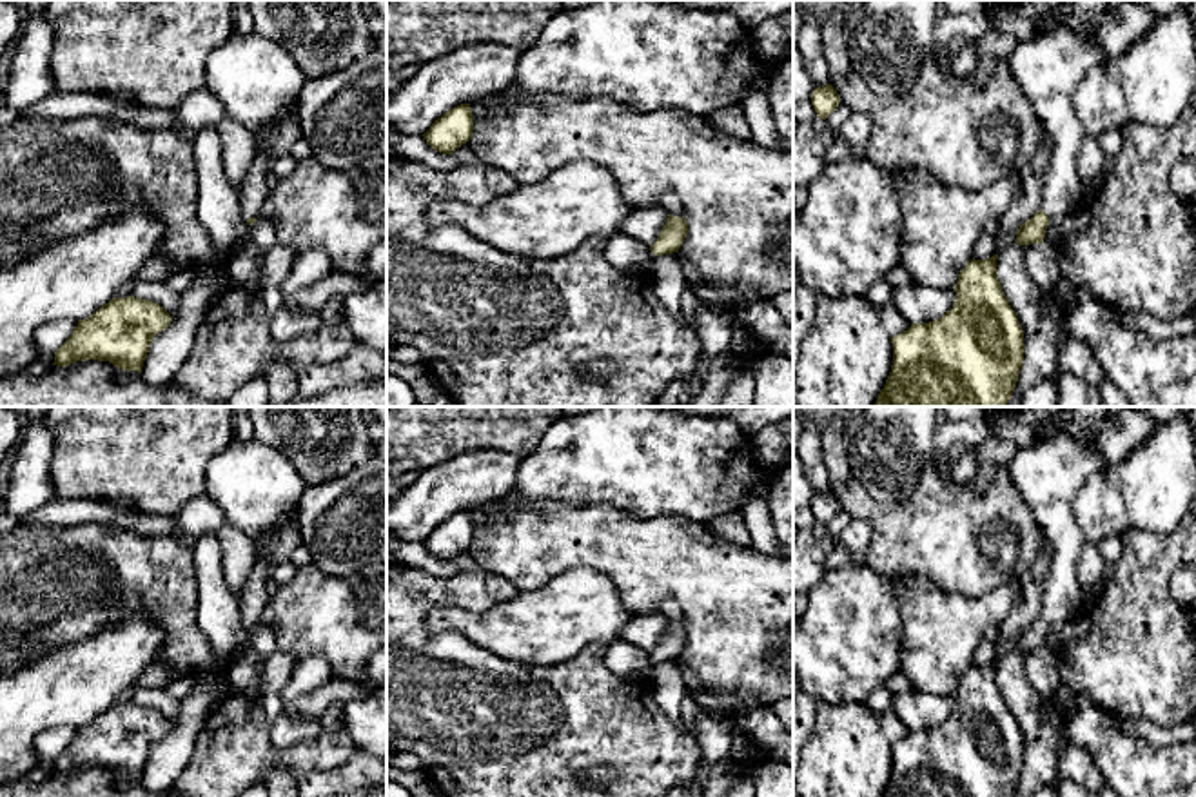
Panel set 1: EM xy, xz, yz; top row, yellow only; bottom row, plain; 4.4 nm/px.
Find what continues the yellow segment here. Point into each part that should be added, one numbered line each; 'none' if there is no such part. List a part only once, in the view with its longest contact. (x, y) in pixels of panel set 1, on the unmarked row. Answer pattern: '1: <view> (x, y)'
1: xy (256, 487)

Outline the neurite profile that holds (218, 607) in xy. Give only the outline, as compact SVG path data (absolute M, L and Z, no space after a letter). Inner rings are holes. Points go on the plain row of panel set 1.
M216 534L194 537L192 565L198 581L198 625L212 652L230 661L245 652L249 635L241 621L240 599L223 576L223 552Z

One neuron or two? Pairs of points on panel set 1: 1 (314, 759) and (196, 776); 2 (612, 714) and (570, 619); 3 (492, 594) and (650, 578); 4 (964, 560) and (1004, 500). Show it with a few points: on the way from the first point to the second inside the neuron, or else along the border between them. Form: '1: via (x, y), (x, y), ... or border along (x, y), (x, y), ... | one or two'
1: via (285, 757), (231, 757), (225, 763) | one
2: border along (607, 643), (588, 643), (572, 658), (545, 665) | two
3: border along (485, 569), (507, 578), (519, 590) | two
4: via (964, 543), (970, 538), (970, 531), (988, 516) | one

